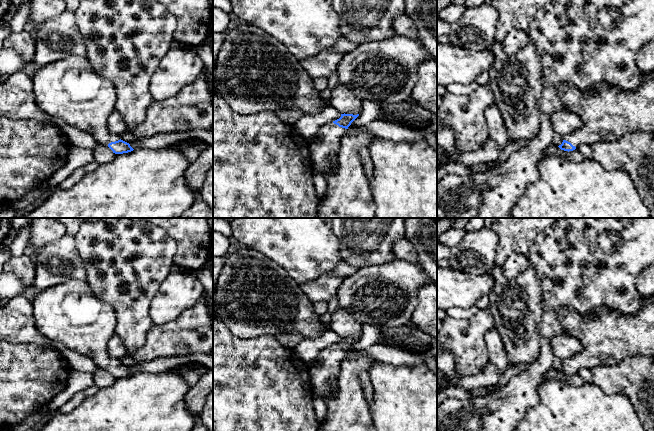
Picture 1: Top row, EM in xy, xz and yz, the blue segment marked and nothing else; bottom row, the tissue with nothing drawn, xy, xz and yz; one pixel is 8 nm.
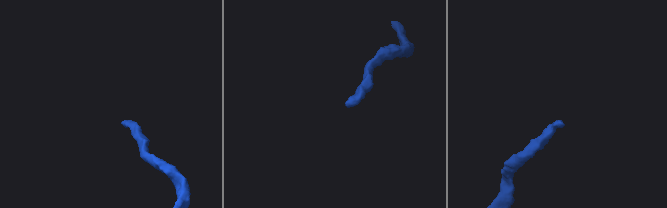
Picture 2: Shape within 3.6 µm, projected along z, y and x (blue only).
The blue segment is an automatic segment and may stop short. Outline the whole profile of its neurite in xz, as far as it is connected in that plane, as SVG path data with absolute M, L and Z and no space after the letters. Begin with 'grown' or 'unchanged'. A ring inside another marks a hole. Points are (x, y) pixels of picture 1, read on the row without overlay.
grown; M341 338L339 343L321 350L318 357L308 363L313 398L325 401L334 393L340 364L358 340L359 338Z

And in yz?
grown; M654 296L643 297L639 311L632 315L610 311L606 307L601 307L591 313L581 315L571 308L562 307L560 308L558 319L564 328L564 334L578 338L584 347L581 352L563 361L562 368L558 370L561 374L569 376L582 368L591 369L597 365L613 364L633 356L654 356Z

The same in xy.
grown; M69 280L42 290L32 301L34 325L47 339L91 358L115 378L133 375L129 367L109 356L107 345L115 334L116 314L109 303L99 299L86 281Z

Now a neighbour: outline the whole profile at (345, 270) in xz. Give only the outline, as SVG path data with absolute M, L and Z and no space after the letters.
M343 260L337 267L329 271L328 273L333 276L347 278L351 275L354 275L358 270L358 267L351 266Z

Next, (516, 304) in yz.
M495 265L491 274L495 286L489 295L489 307L510 367L531 364L540 350L543 302L535 270L529 266L515 279L507 279L502 268Z

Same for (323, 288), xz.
M326 273L313 281L301 284L300 289L311 302L328 302L336 295L337 289L344 280L344 277L333 276Z

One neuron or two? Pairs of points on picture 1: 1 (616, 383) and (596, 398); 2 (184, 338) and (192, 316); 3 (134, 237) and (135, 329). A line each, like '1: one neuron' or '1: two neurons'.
1: two neurons
2: one neuron
3: one neuron

